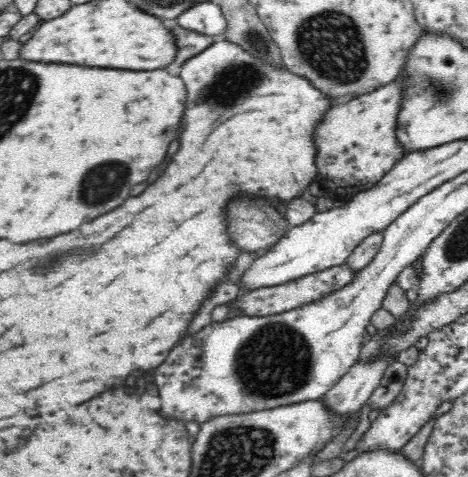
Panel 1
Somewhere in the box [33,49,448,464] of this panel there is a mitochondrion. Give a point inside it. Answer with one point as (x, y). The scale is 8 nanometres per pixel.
(275, 361)

